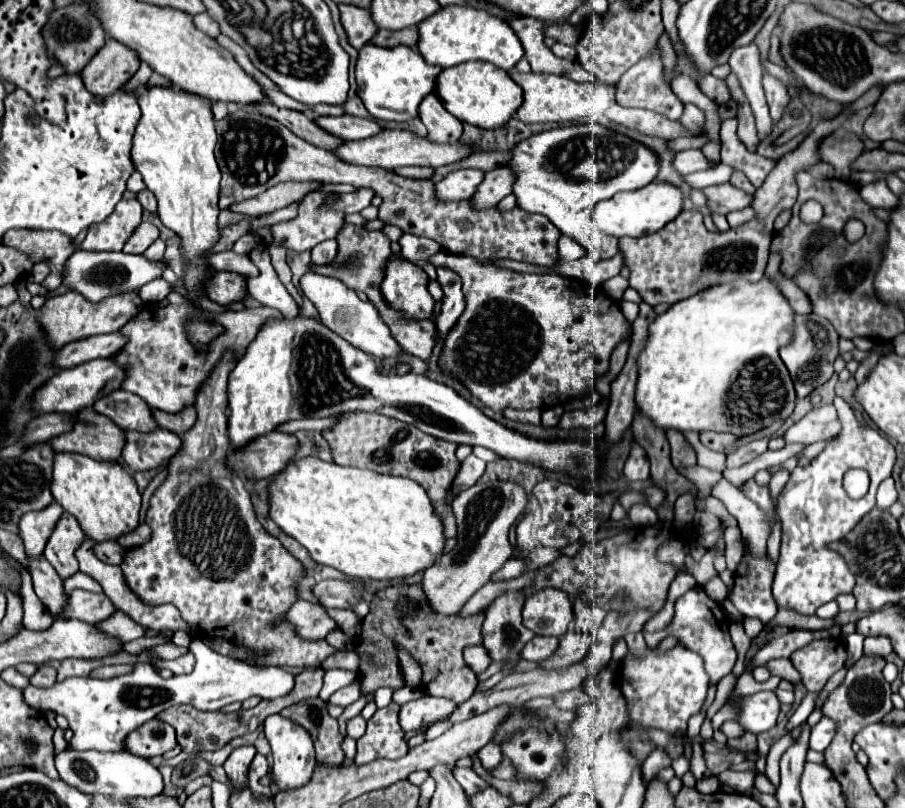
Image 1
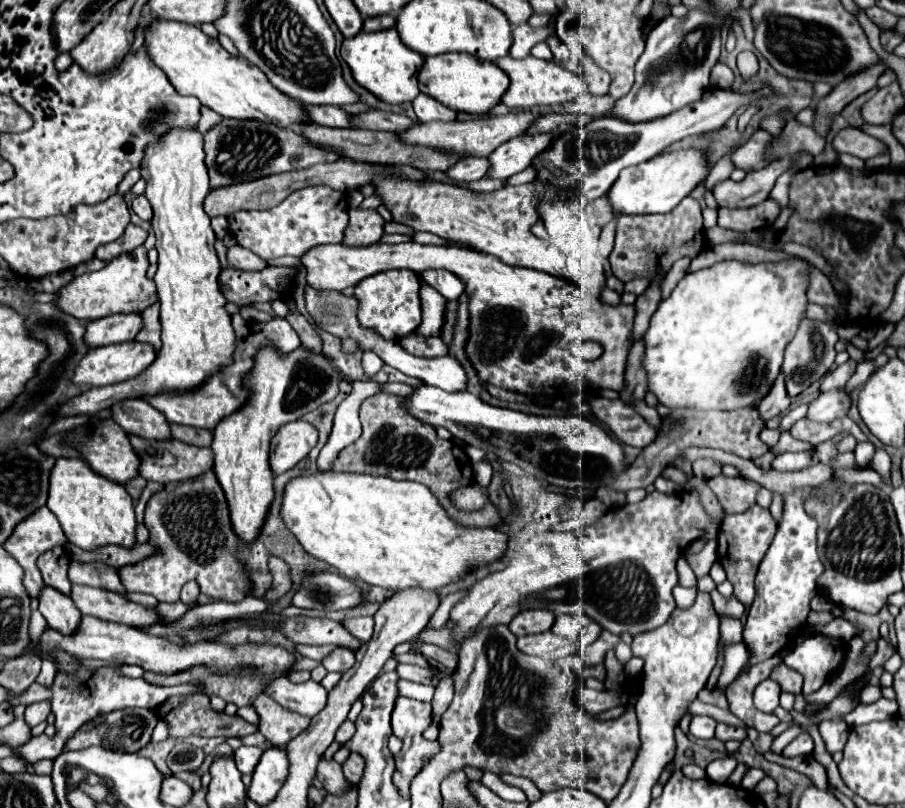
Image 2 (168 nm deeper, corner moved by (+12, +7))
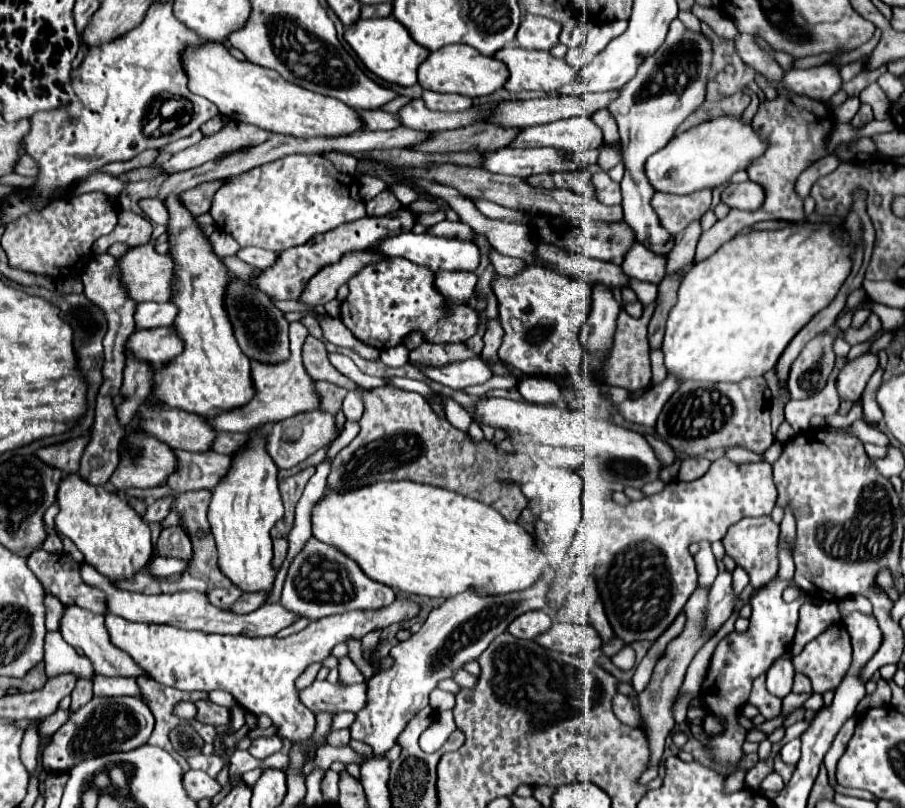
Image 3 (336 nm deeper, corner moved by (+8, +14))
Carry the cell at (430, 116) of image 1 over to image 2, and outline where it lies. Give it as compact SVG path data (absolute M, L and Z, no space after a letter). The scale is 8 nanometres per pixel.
M418 93L418 97L412 101L412 105L414 105L416 117L422 123L428 123L428 121L454 121L456 119L454 109L450 109L446 105L440 105L440 101L436 101L434 97L430 97L426 93Z

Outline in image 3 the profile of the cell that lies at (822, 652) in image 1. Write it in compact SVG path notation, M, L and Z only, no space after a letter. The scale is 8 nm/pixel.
M842 624L830 626L828 630L824 630L824 634L816 636L812 642L808 642L804 646L804 650L792 658L792 664L798 672L802 672L810 678L814 692L824 694L828 690L834 690L836 686L840 686L844 674L848 672L848 666L852 664L852 646L850 646L848 632L844 630Z

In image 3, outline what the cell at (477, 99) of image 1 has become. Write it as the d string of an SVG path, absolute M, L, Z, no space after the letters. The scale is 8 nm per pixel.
M450 44L432 52L418 70L418 84L424 90L454 92L468 98L490 96L492 92L504 88L506 80L508 80L508 68L500 60L492 56L482 56L476 48L466 44Z

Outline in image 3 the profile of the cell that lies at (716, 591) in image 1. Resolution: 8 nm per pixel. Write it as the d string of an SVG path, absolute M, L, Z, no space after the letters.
M736 568L736 570L734 570L734 574L732 574L732 578L734 578L734 582L732 582L734 594L736 594L736 596L740 596L740 594L742 594L742 590L746 588L746 584L748 584L748 576L746 576L746 572L744 572L742 568Z

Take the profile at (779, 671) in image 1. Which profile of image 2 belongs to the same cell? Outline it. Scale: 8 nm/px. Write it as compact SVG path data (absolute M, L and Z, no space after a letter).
M786 665L776 667L774 673L772 673L772 679L780 683L782 691L788 691L792 695L798 695L802 691L802 677L800 677L800 673L788 669Z

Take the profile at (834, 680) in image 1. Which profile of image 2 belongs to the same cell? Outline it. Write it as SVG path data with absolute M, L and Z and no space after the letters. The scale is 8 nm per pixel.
M775 655L775 657L753 665L746 671L739 673L738 677L734 679L734 683L726 689L730 711L736 717L740 717L748 727L752 727L760 733L774 729L780 721L776 715L768 715L768 713L758 711L752 703L752 693L754 693L756 685L760 681L768 679L772 670L782 662L783 658Z

